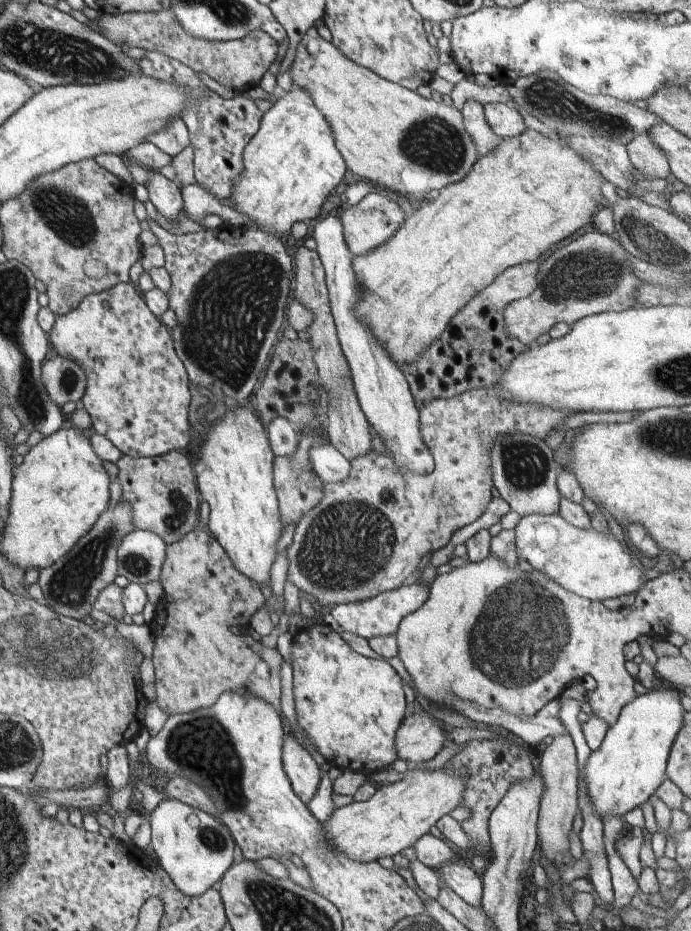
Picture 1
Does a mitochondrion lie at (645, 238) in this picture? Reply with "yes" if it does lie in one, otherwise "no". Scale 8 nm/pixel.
yes

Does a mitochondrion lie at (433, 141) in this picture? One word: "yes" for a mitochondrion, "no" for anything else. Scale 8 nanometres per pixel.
yes

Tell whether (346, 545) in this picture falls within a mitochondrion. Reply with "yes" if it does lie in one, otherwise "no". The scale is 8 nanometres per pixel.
yes

